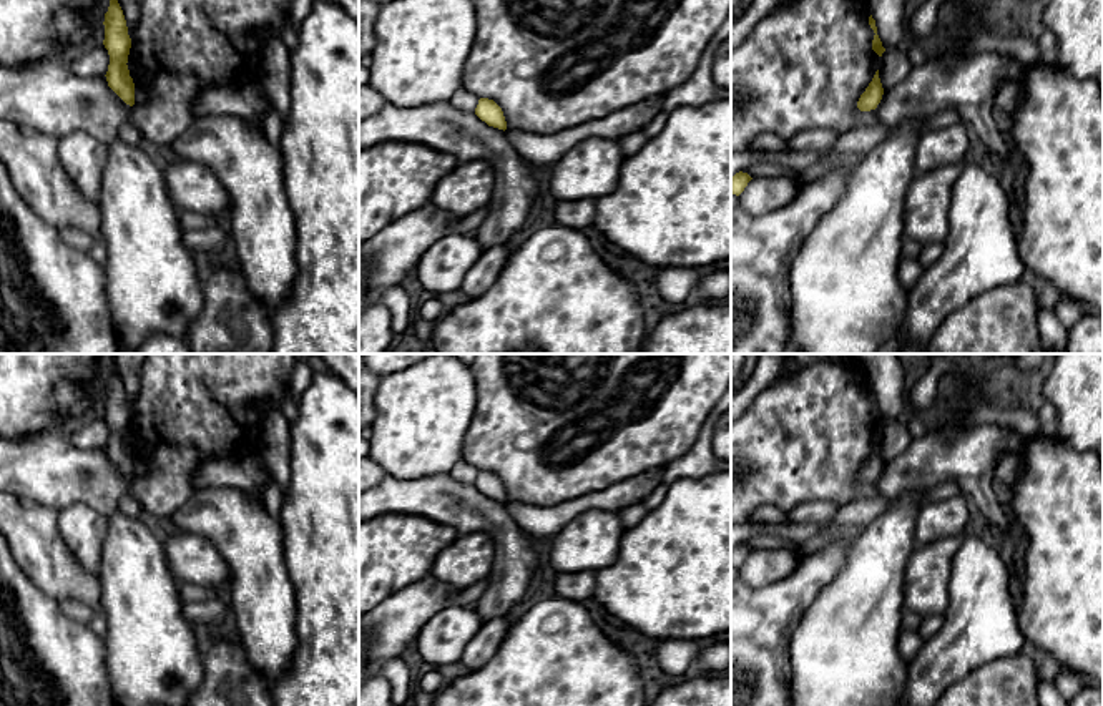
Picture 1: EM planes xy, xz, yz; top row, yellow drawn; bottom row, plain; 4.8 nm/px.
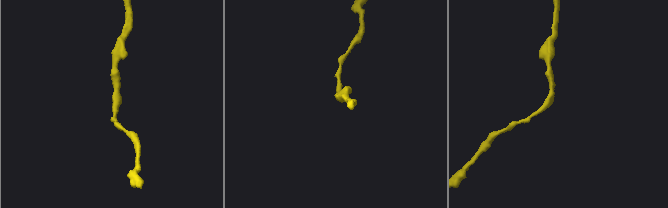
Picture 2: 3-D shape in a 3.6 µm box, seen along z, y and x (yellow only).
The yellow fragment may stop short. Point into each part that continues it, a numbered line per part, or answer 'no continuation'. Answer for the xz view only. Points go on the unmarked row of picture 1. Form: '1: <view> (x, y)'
no continuation

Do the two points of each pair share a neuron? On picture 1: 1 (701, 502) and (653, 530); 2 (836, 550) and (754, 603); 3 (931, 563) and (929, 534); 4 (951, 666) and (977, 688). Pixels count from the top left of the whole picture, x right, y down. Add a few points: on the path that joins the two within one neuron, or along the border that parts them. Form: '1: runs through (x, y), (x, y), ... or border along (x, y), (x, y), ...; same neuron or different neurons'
1: runs through (690, 514), (673, 530), (665, 530); same neuron
2: runs through (816, 570), (783, 603), (774, 603); same neuron
3: border along (962, 532), (916, 547); different neurons
4: border along (999, 660), (980, 665), (946, 688); different neurons

